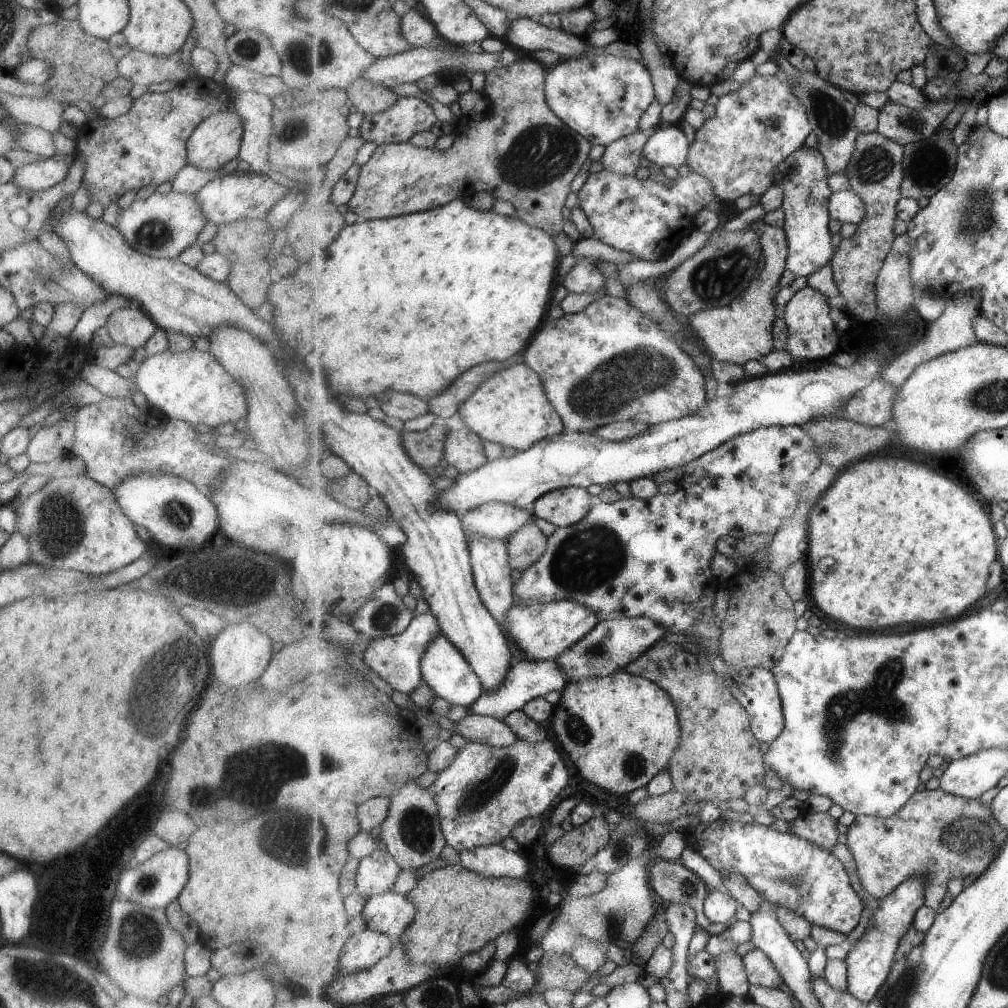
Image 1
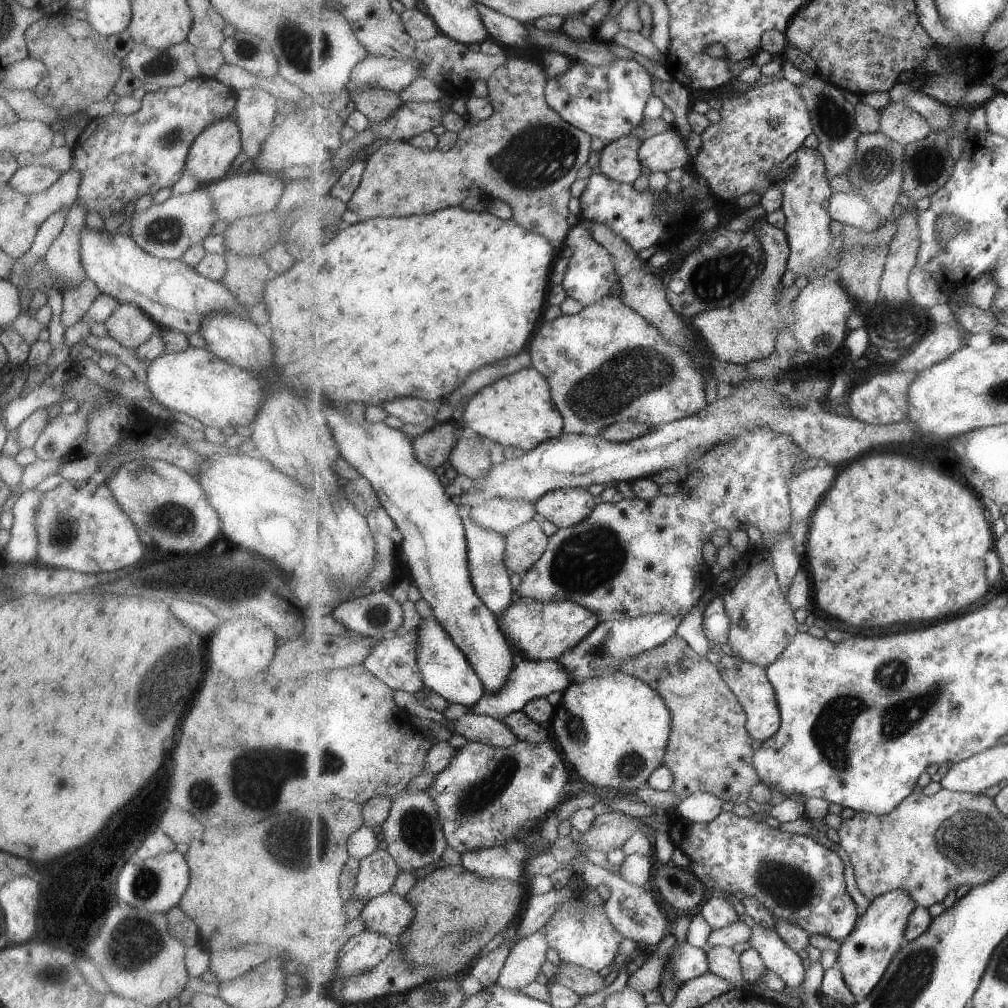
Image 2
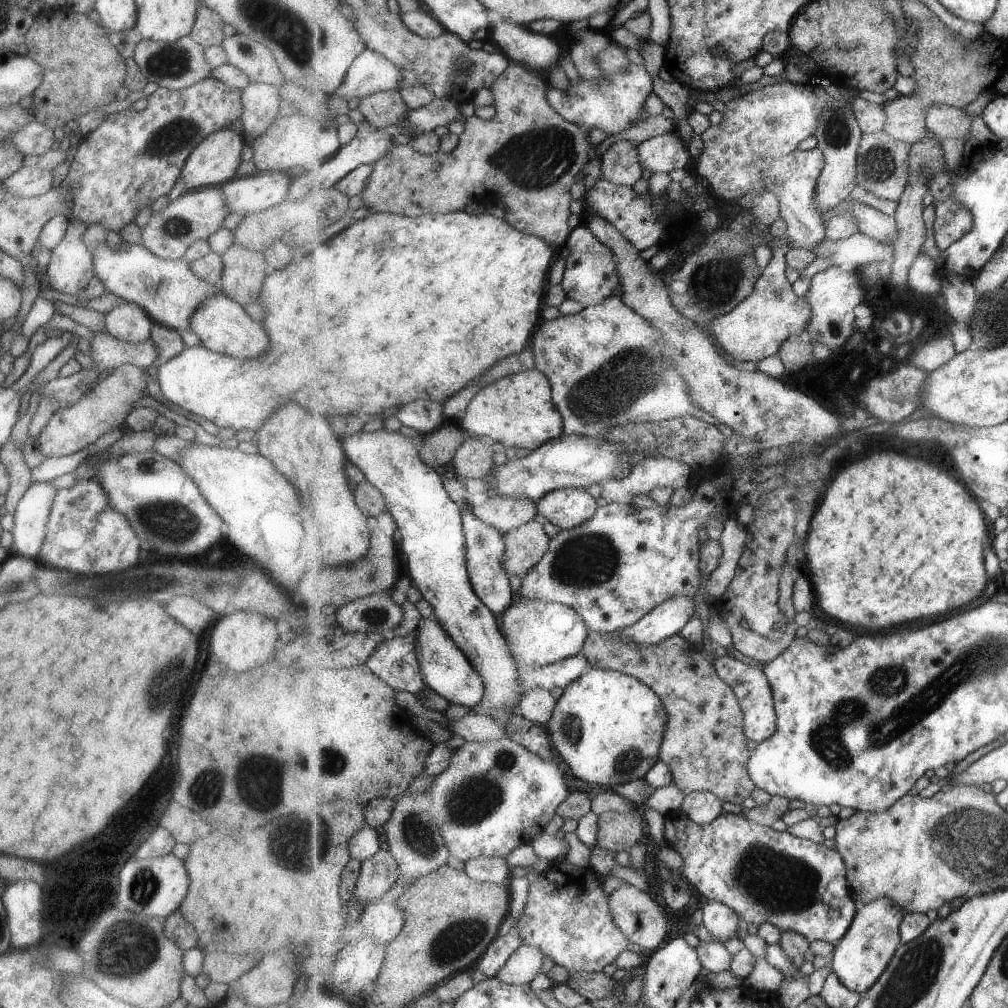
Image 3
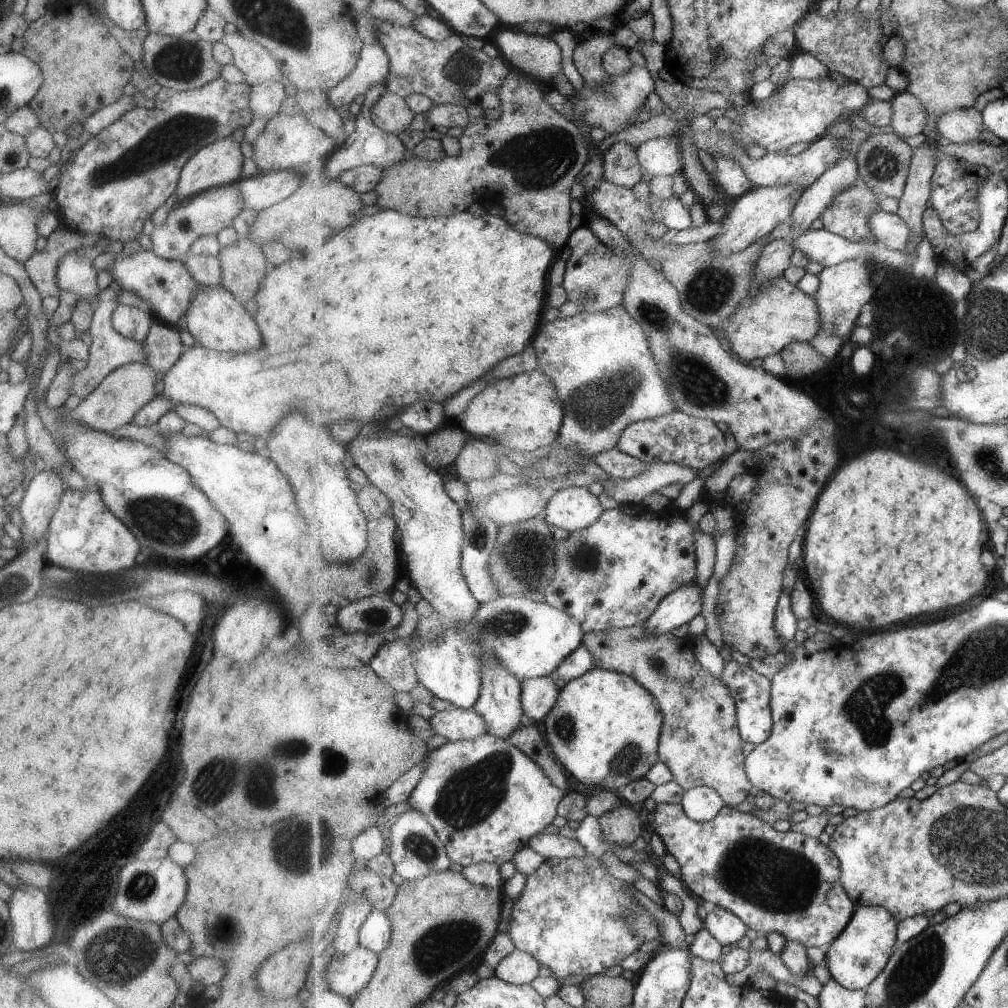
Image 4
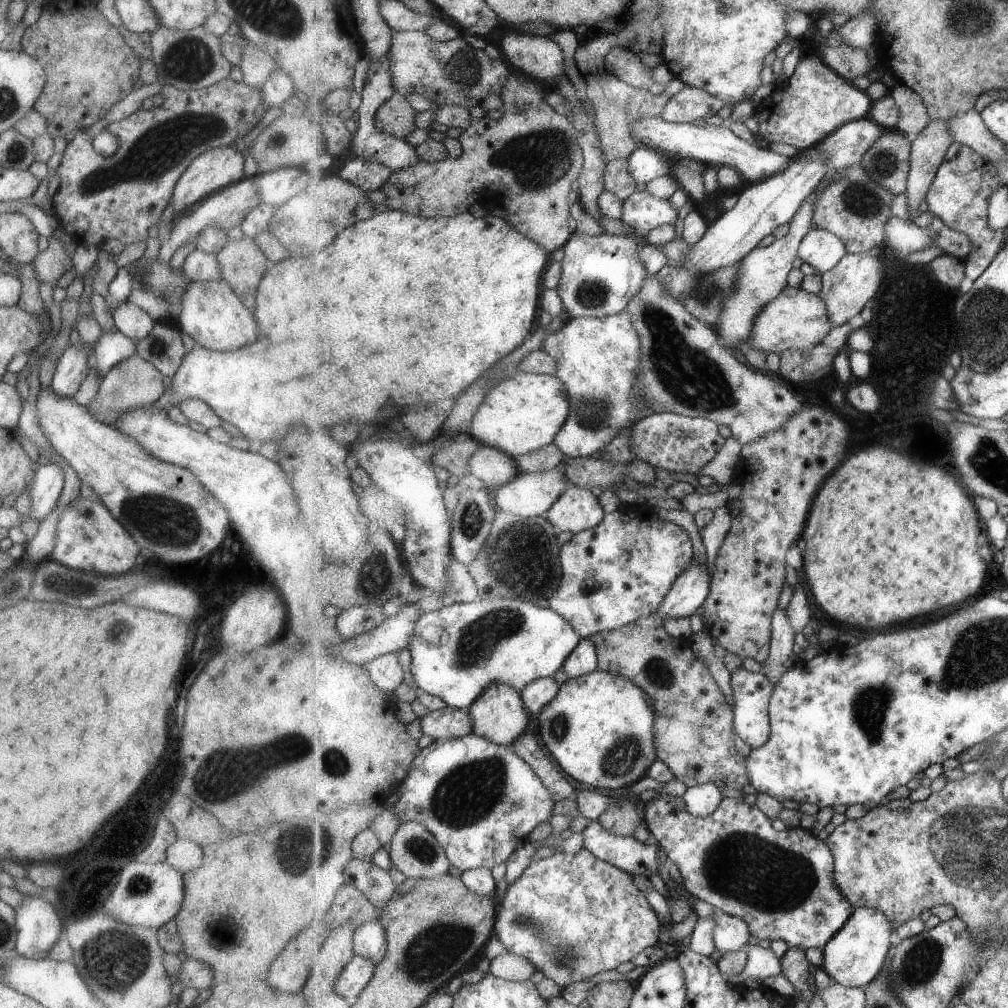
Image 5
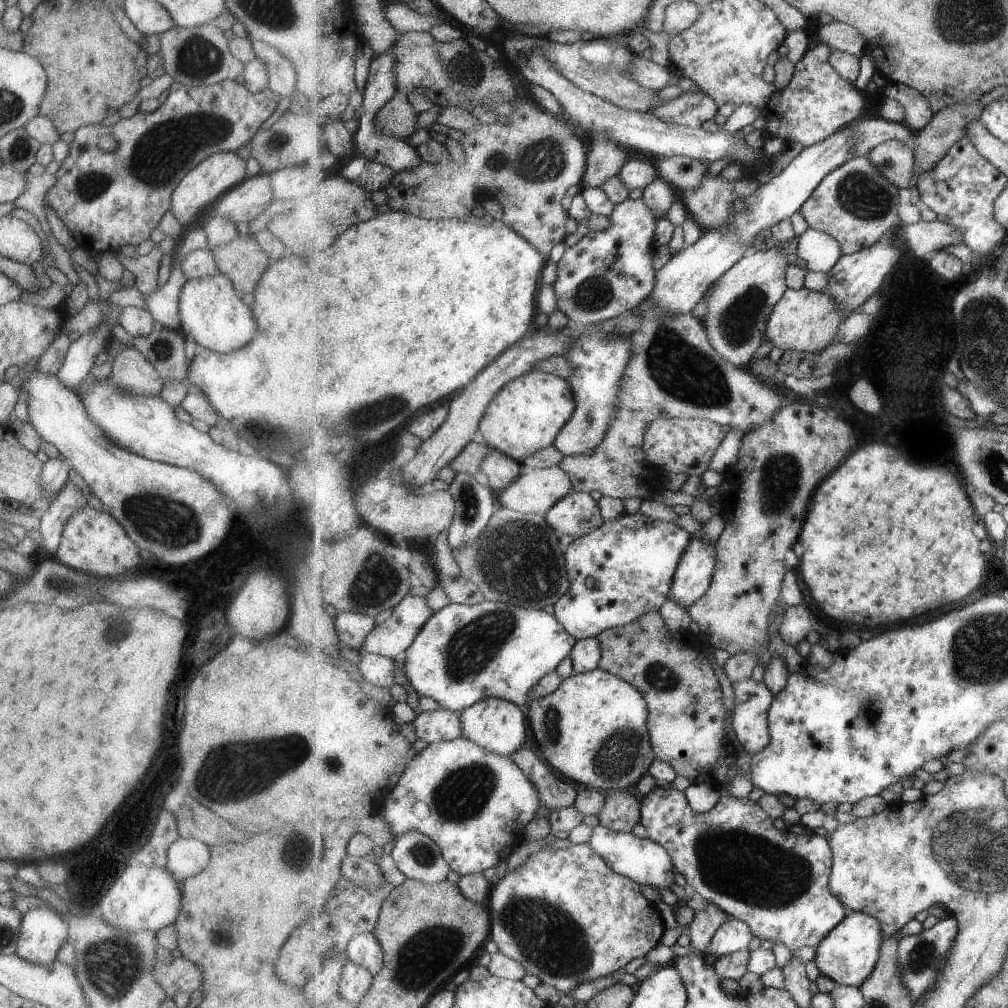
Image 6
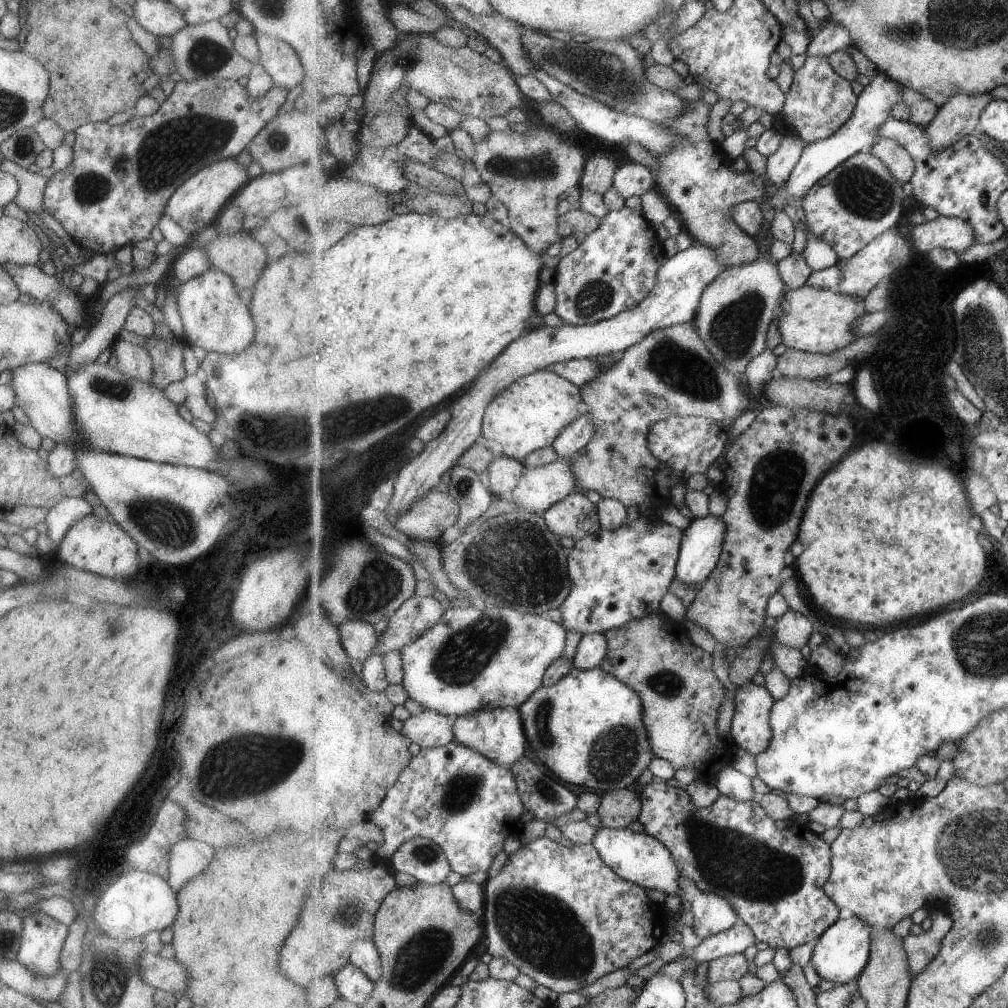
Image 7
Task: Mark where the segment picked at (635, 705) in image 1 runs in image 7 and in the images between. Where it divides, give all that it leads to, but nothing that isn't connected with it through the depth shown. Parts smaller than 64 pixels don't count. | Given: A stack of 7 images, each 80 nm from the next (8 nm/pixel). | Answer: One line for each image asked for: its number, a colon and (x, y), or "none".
2: (614, 729)
3: (608, 726)
4: (605, 728)
5: (599, 728)
6: (594, 729)
7: (589, 728)

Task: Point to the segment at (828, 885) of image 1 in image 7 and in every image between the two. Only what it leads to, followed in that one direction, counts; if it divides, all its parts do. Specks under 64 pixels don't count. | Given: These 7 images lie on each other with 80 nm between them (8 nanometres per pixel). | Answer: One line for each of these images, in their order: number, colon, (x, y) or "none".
2: (801, 881)
3: (801, 886)
4: (786, 882)
5: (782, 884)
6: (776, 880)
7: (775, 879)

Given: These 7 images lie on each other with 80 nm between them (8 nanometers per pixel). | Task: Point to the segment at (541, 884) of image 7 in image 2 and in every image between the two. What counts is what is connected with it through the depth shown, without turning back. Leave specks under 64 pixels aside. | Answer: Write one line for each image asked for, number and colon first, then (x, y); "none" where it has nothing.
2: (591, 941)
3: (567, 916)
4: (571, 915)
5: (573, 915)
6: (565, 914)

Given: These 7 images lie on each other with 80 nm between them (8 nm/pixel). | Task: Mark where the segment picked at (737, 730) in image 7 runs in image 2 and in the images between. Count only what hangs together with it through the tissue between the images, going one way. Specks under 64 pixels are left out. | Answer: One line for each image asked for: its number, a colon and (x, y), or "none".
2: (751, 683)
3: (752, 686)
4: (752, 691)
5: (753, 692)
6: (753, 699)

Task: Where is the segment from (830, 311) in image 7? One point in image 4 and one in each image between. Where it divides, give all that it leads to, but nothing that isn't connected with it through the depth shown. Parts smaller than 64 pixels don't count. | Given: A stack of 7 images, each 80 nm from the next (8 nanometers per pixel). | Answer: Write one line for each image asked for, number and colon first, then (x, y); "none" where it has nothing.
4: (779, 313)
5: (797, 319)
6: (804, 320)

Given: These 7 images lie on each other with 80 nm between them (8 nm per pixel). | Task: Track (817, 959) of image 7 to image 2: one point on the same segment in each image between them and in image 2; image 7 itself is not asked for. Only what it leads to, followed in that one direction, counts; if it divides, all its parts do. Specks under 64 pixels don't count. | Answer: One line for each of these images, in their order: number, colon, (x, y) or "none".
2: (864, 957)
3: (862, 955)
4: (859, 954)
5: (855, 955)
6: (848, 955)

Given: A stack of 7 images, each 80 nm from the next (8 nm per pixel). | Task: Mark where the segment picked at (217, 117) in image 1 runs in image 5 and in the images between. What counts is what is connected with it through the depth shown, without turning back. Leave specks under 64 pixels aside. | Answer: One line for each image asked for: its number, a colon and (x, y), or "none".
2: (209, 157)
3: (213, 161)
4: (219, 163)
5: (217, 168)

